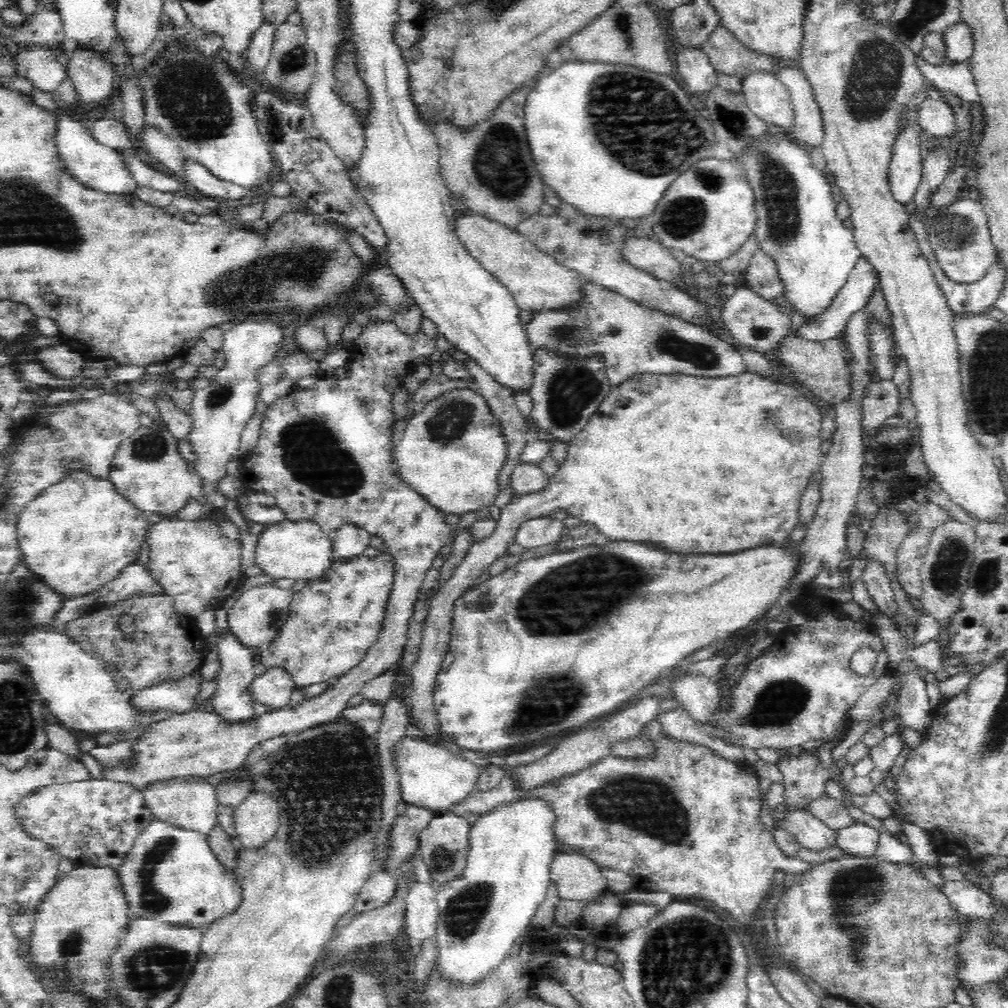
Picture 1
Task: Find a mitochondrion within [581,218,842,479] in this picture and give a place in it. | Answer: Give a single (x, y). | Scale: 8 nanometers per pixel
(701, 356)

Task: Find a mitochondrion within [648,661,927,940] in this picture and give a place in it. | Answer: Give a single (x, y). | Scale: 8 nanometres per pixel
(778, 705)

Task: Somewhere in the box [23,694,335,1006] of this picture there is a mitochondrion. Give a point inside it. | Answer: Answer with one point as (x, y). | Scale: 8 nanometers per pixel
(150, 971)

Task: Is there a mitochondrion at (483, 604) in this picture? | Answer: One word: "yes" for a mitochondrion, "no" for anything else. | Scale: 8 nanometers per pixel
no

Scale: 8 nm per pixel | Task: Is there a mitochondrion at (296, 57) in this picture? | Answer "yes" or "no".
yes

